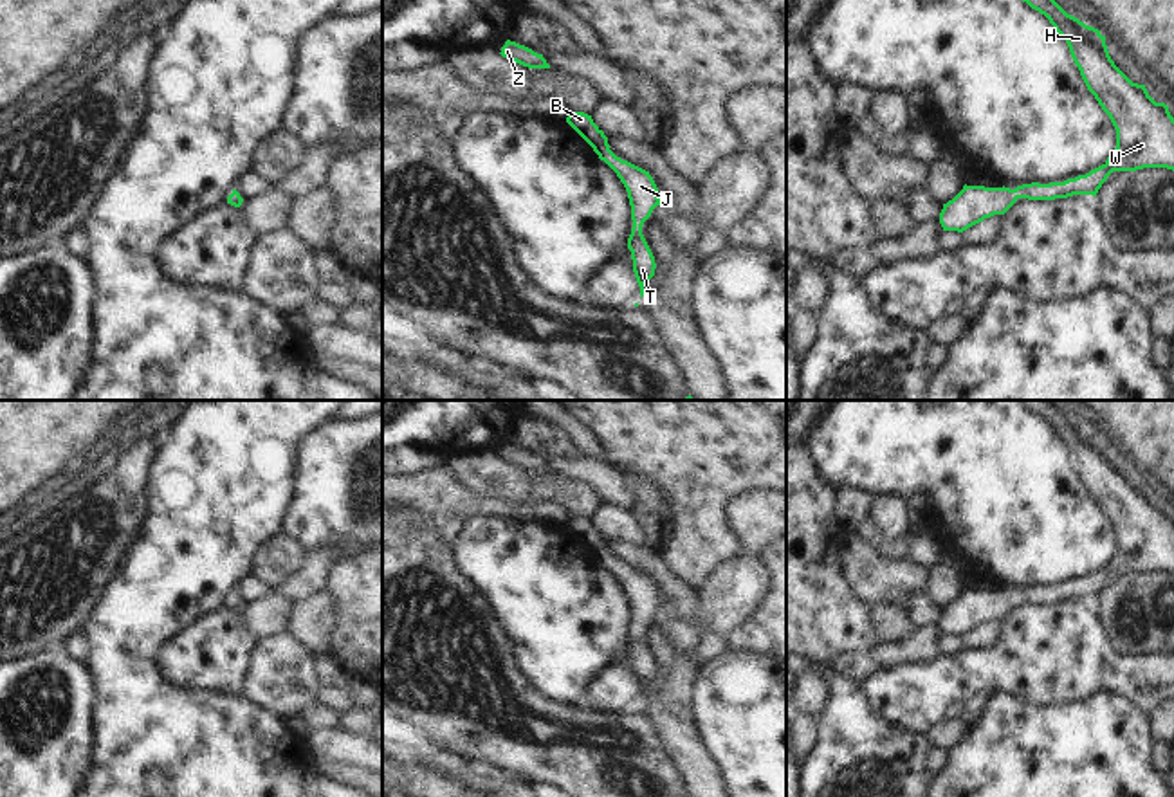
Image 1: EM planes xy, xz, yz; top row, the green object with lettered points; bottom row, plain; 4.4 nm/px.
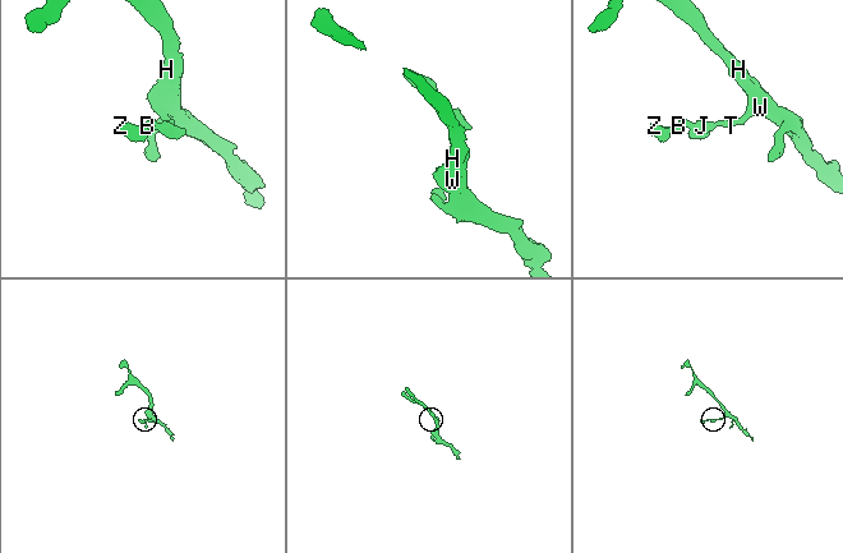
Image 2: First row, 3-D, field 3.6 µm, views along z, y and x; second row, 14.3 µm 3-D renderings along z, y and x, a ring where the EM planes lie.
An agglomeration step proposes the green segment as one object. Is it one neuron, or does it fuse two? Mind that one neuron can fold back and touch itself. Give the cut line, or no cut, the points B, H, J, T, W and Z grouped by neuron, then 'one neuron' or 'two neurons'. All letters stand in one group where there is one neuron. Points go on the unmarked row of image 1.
cut none; groups B H J T W Z; one neuron

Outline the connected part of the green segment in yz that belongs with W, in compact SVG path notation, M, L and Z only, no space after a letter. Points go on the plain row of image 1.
M1017 400L1044 418L1066 444L1087 494L1109 519L1116 534L1116 552L1107 564L1086 579L1050 588L1010 591L963 590L940 617L943 635L968 631L1004 618L1019 602L1055 604L1073 599L1096 600L1113 575L1167 572L1174 575L1174 521L1165 507L1156 507L1145 489L1133 487L1111 463L1105 440L1068 418L1053 400Z

